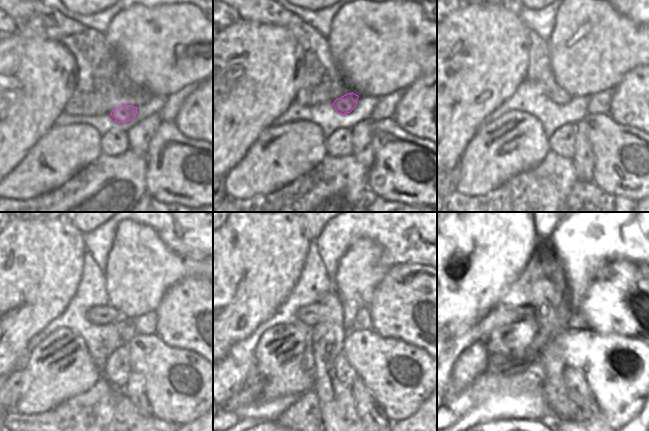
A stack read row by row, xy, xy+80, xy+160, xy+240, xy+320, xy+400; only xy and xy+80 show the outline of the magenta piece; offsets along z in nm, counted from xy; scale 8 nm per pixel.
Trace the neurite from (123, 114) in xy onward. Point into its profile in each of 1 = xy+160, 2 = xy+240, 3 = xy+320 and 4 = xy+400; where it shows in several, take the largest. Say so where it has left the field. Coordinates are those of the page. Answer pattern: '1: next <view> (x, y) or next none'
1: next xy+160 (561, 97)
2: next xy+240 (100, 314)
3: next xy+320 (311, 314)
4: next xy+400 (495, 318)

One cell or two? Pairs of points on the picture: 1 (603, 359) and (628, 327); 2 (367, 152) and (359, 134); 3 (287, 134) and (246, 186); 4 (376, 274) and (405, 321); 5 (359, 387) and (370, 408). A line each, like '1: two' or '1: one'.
1: two
2: one
3: one
4: two
5: one

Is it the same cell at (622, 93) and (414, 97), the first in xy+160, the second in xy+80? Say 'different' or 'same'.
same

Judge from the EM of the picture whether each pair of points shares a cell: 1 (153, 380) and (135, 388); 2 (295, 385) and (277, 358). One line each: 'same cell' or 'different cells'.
1: different cells
2: same cell

